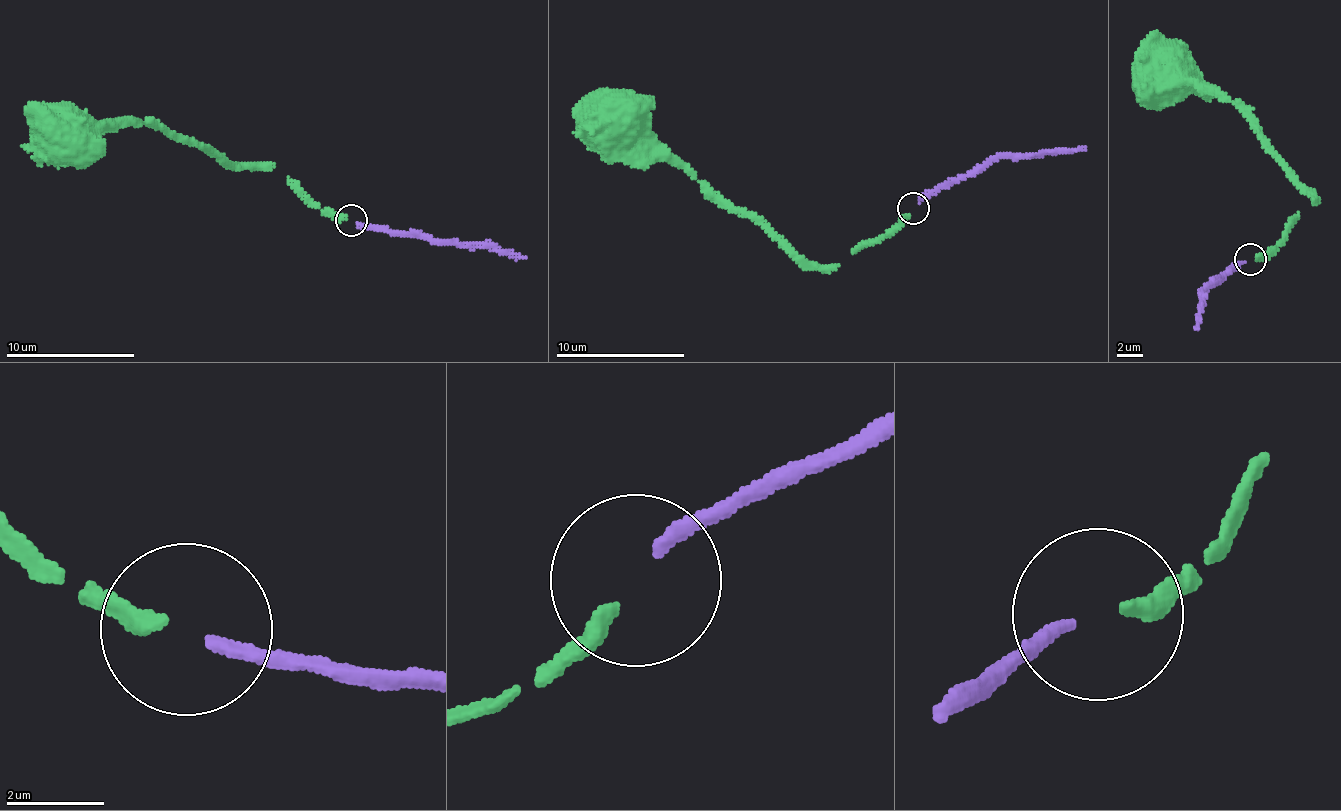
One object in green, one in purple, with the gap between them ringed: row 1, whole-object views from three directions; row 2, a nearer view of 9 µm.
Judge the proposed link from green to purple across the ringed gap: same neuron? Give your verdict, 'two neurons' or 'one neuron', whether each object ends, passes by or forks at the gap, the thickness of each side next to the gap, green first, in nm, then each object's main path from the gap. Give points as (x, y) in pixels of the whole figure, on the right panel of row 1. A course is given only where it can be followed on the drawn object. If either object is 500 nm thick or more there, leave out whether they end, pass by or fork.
one neuron | green ends | purple ends | 360/280 nm | green via (1257, 259), (1272, 253), (1298, 212), (1313, 202), (1311, 192), (1240, 107), (1186, 81), (1169, 80), (1172, 69) | purple via (1245, 262), (1202, 293), (1202, 307), (1195, 329)

